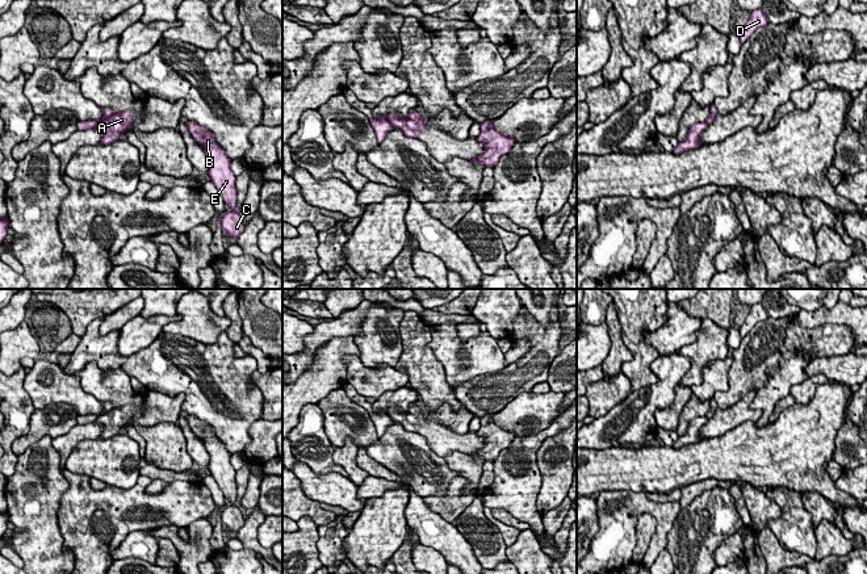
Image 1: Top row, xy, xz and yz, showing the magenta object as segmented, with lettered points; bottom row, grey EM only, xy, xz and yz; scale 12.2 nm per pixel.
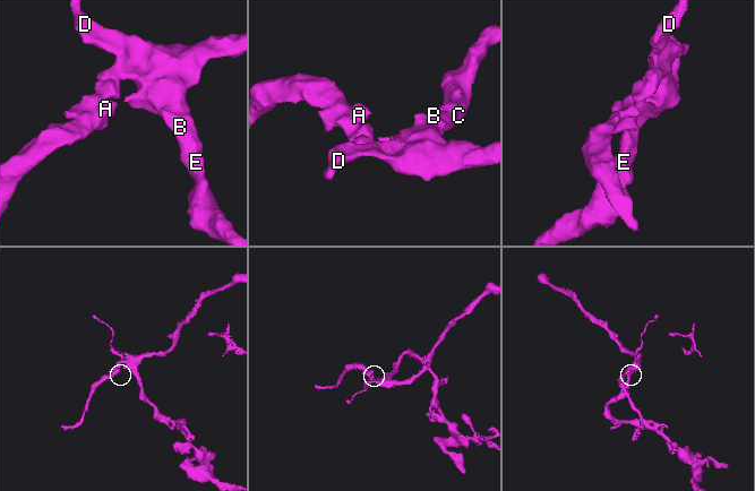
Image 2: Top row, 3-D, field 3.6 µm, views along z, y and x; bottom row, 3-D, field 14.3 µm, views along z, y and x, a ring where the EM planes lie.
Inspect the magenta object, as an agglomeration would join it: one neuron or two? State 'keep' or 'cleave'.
cleave

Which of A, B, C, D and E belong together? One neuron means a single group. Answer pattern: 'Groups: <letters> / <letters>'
Groups: A / B C D E

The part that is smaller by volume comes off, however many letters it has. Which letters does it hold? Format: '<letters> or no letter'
A

